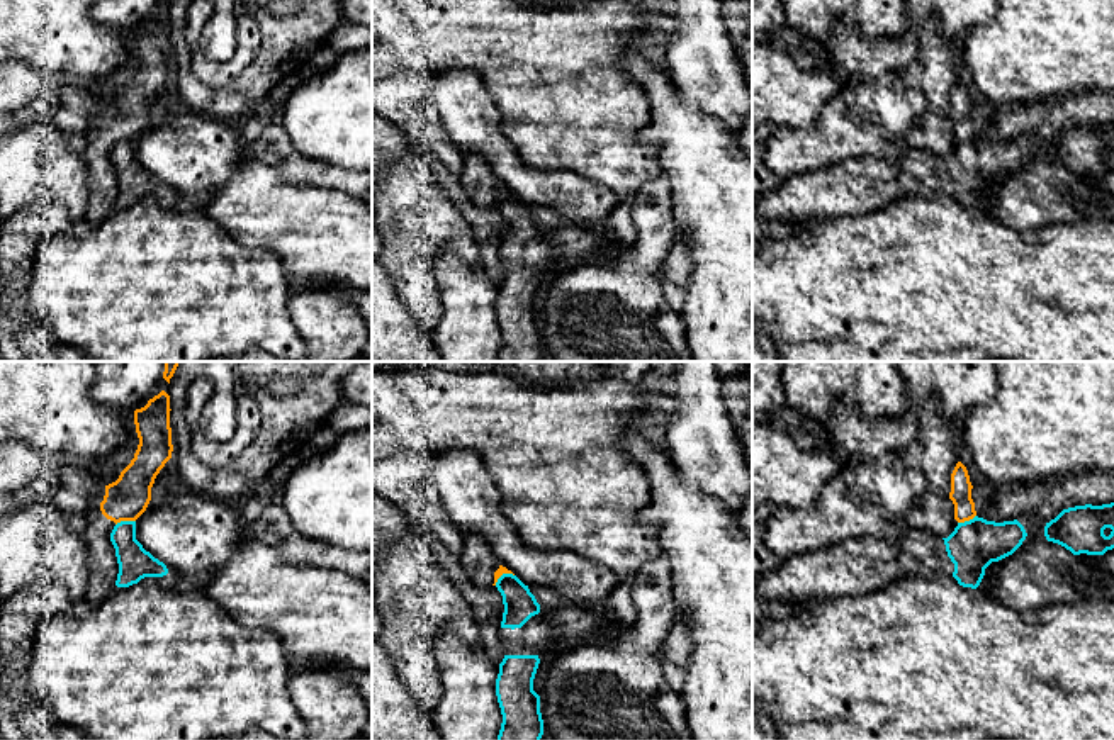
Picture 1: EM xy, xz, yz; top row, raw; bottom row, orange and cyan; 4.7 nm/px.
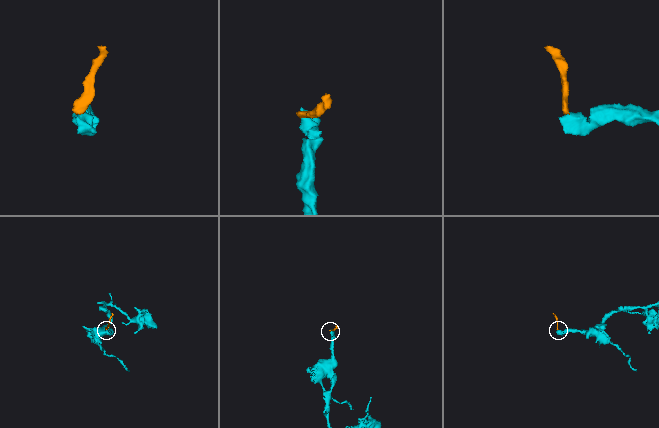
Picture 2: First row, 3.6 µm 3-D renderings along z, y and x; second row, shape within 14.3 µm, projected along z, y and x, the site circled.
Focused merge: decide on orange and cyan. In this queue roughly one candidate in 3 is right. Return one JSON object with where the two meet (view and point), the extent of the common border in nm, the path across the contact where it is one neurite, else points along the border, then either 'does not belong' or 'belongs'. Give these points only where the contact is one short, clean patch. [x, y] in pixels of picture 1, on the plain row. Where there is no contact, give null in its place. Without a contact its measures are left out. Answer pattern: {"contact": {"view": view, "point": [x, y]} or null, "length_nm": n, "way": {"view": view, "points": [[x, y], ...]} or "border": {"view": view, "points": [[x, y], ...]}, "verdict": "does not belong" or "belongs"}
{"contact": {"view": "xy", "point": [124, 140]}, "length_nm": 100, "border": {"view": "xy", "points": [[135, 140], [121, 140], [116, 145]]}, "verdict": "does not belong"}

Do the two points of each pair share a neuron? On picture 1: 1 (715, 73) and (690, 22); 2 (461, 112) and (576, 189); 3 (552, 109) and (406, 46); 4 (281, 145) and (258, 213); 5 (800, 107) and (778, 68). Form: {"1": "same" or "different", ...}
{"1": "same", "2": "same", "3": "same", "4": "different", "5": "same"}

